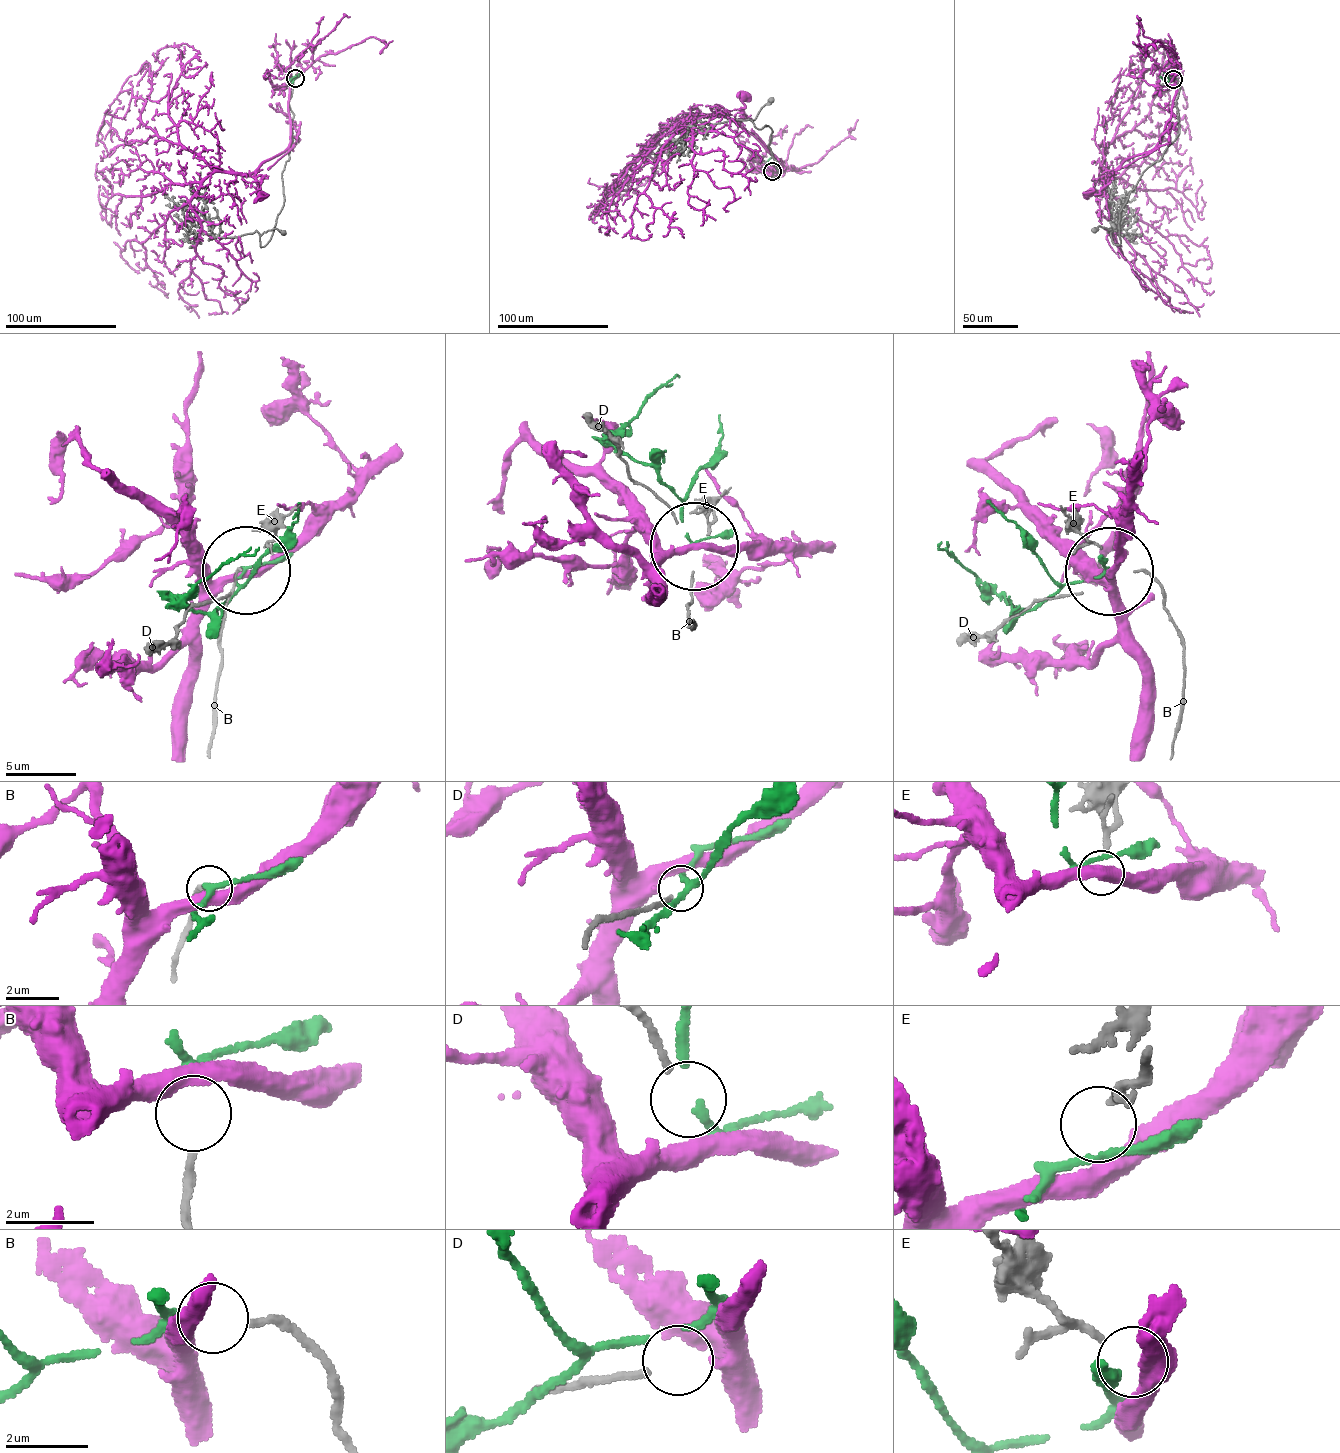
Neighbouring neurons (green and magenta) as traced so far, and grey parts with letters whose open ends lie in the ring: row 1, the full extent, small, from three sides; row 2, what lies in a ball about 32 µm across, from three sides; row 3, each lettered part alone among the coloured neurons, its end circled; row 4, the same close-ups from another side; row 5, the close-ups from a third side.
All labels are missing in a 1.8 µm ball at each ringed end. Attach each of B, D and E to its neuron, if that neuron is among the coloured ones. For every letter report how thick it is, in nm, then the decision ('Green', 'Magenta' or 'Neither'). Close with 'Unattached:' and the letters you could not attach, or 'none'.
B: Thickness 180 nm. Green
D: Thickness 160 nm. Neither
E: Thickness 140 nm. Neither
Unattached: D, E

